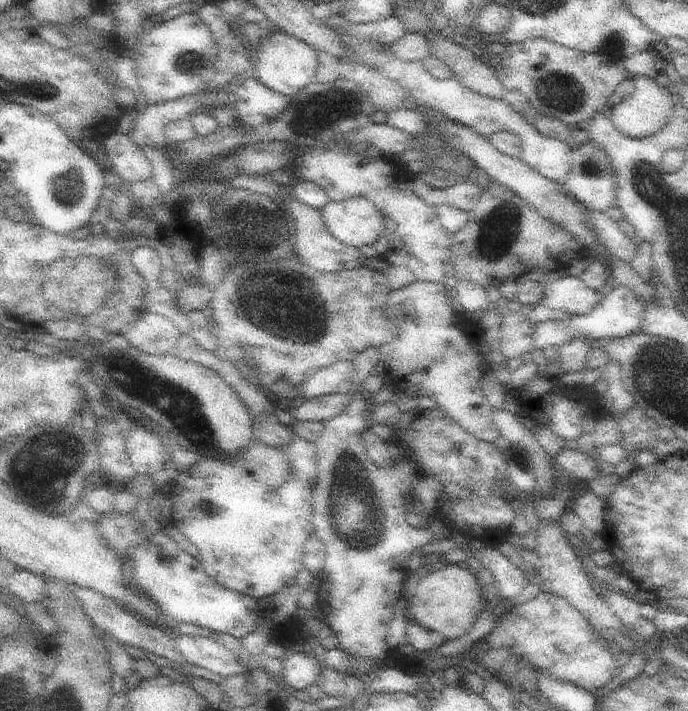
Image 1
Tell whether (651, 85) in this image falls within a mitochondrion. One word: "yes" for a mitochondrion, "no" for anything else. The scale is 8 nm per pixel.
no

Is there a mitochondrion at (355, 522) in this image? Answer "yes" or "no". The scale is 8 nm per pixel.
yes

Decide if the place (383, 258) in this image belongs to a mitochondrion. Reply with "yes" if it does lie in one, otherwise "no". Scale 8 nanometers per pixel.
no

